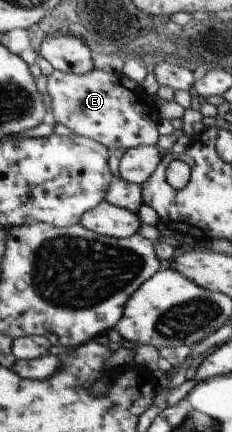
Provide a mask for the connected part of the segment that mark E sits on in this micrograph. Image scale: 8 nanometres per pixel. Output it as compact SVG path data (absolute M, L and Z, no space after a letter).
M94 69L89 73L64 73L54 70L47 77L53 121L69 127L73 133L103 143L109 149L130 150L139 146L158 146L160 109L156 97L142 84L121 72Z

